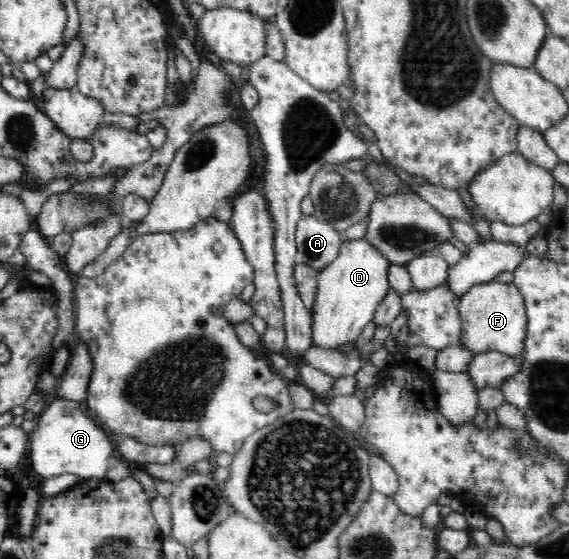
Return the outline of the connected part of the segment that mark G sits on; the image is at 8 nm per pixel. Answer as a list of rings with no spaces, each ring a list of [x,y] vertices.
[[[50,395],[47,406],[40,413],[36,428],[29,434],[29,439],[28,456],[31,466],[44,480],[60,474],[76,474],[79,478],[88,480],[108,477],[109,462],[113,455],[113,437],[86,415],[83,403]]]

